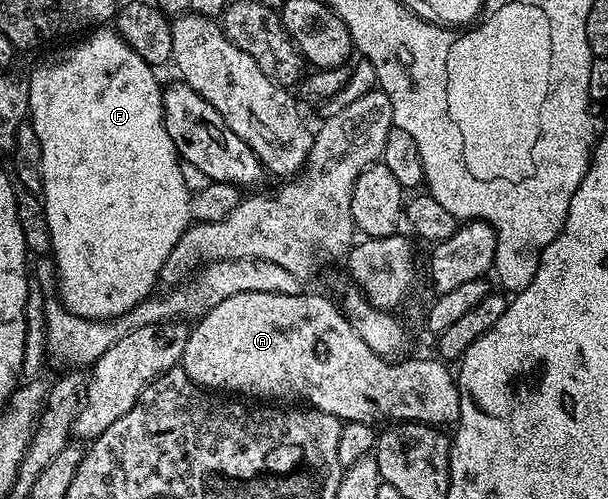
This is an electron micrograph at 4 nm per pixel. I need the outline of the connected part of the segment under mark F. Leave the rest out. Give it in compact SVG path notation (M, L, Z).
M96 28L79 40L29 73L29 123L41 143L41 200L49 223L49 256L56 265L57 296L73 315L110 321L156 292L165 259L183 232L193 222L224 221L239 205L241 189L213 181L194 193L181 175L179 152L165 131L163 92L153 66L126 45L114 28Z

